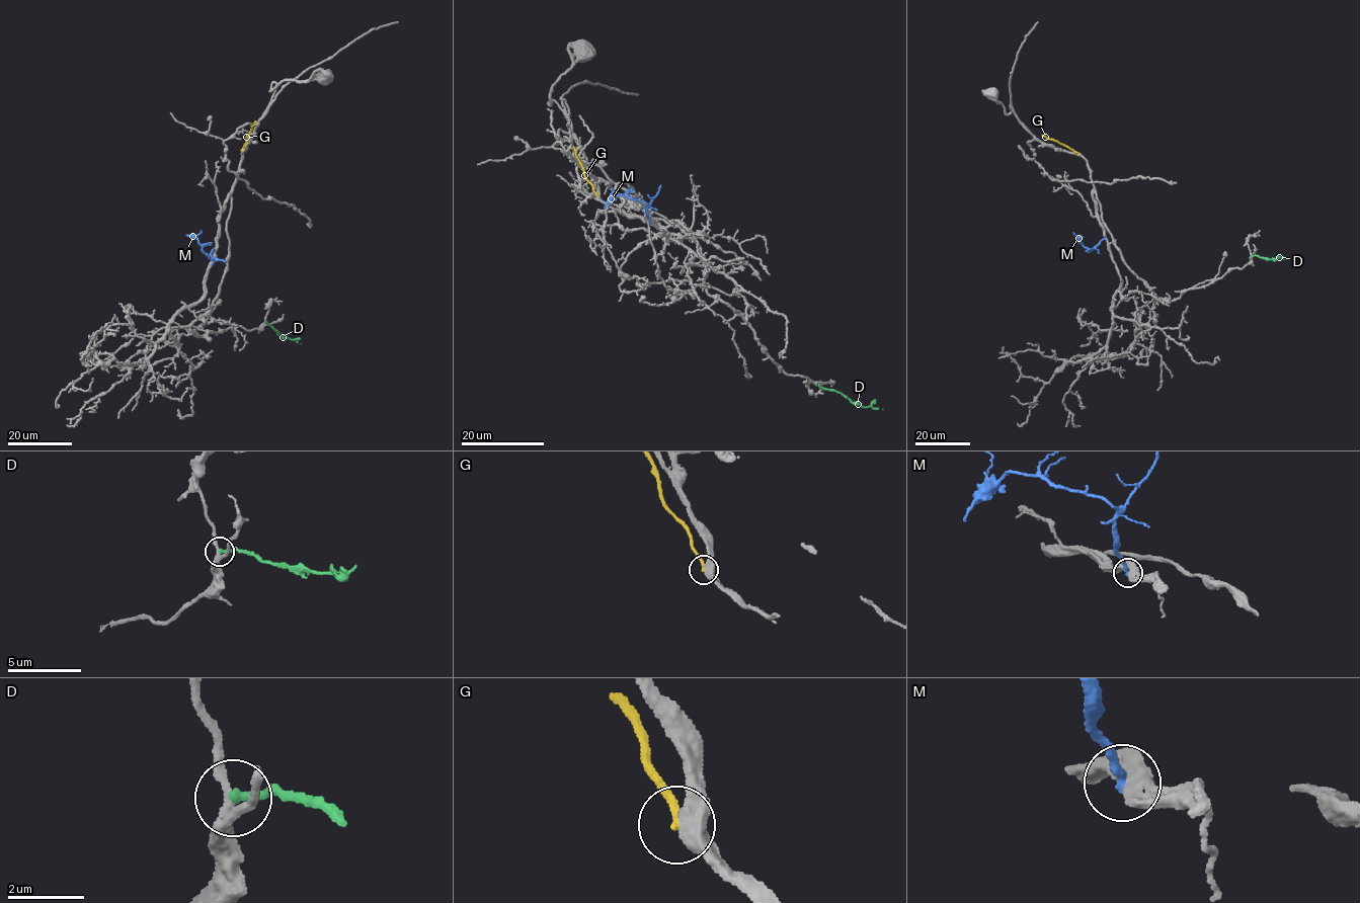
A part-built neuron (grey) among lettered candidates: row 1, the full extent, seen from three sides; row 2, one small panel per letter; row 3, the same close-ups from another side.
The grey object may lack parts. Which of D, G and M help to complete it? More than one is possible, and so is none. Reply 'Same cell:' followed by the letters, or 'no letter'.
Same cell: no letter

